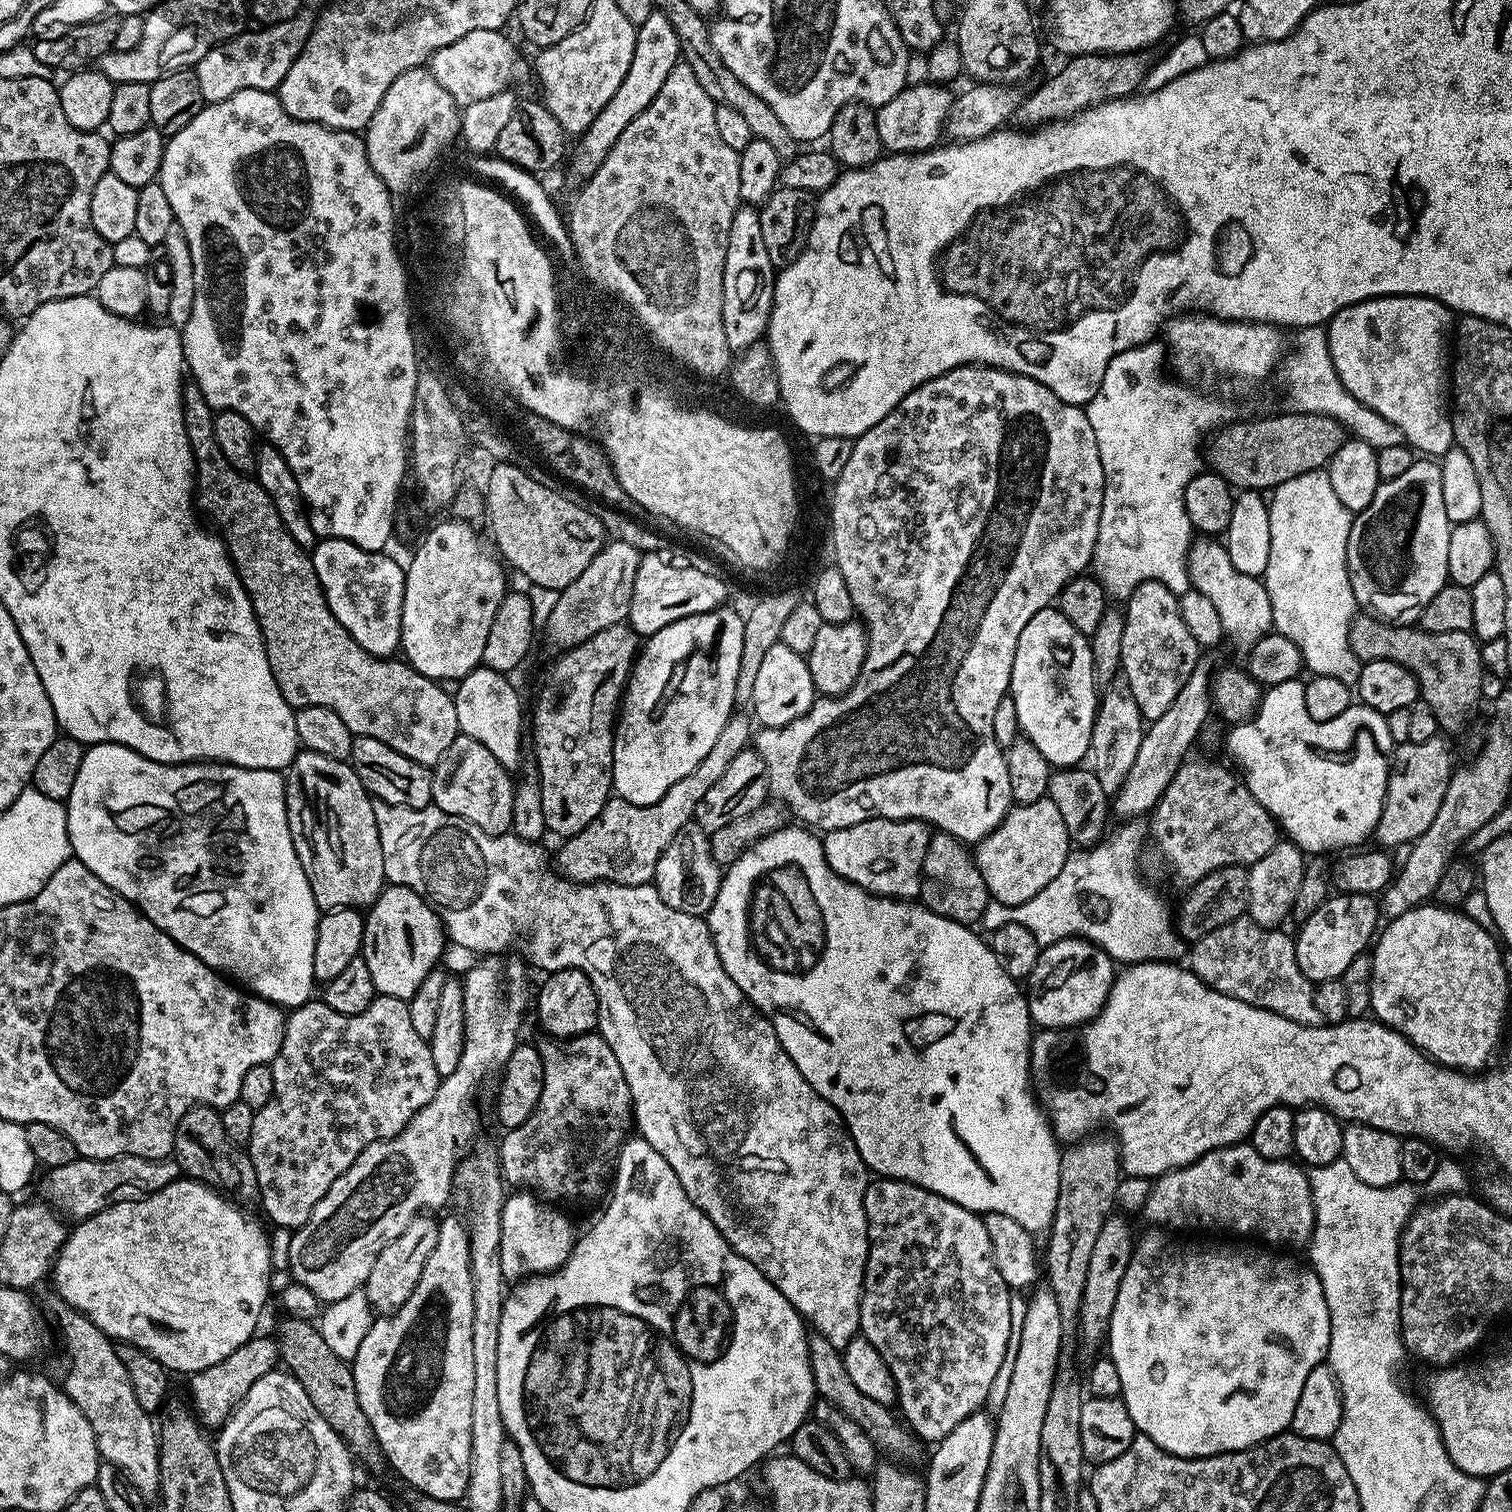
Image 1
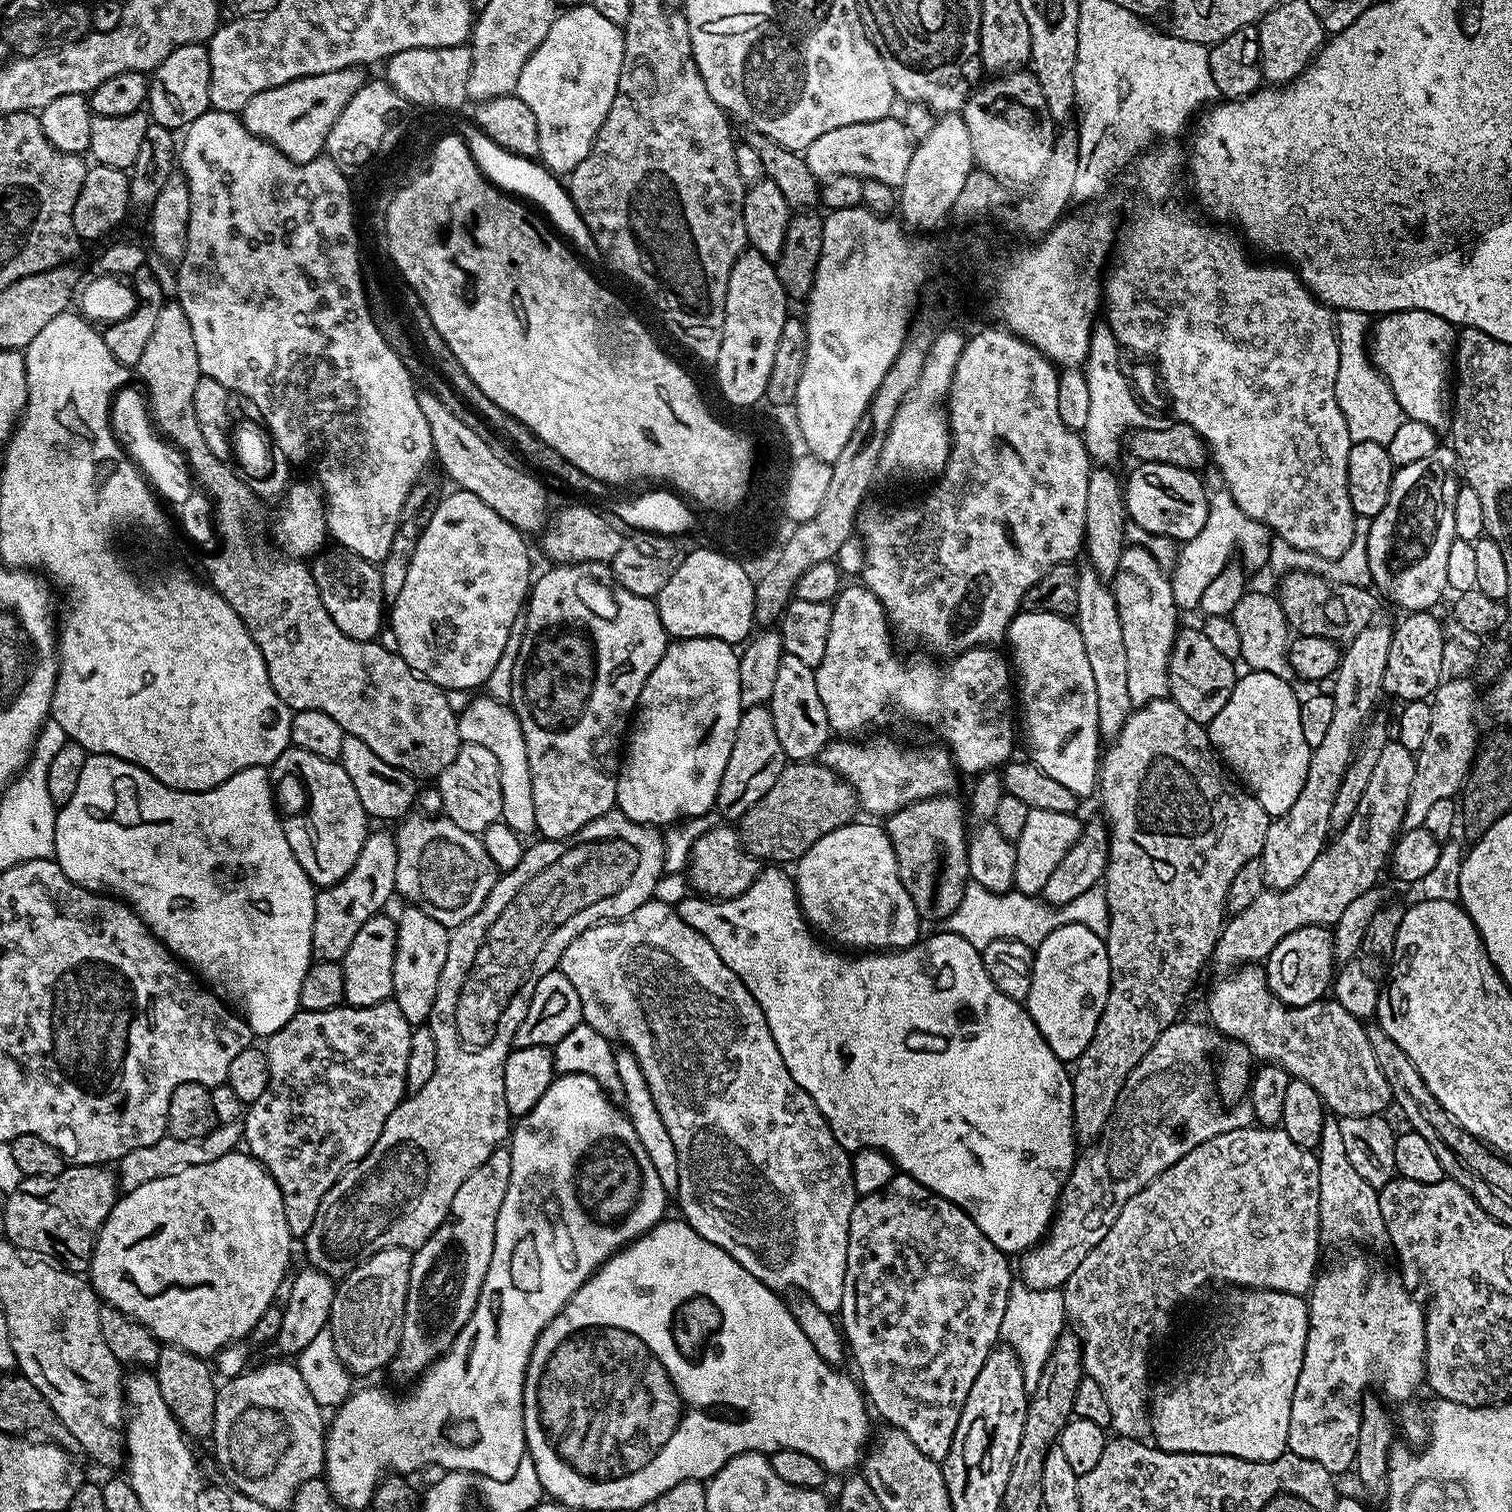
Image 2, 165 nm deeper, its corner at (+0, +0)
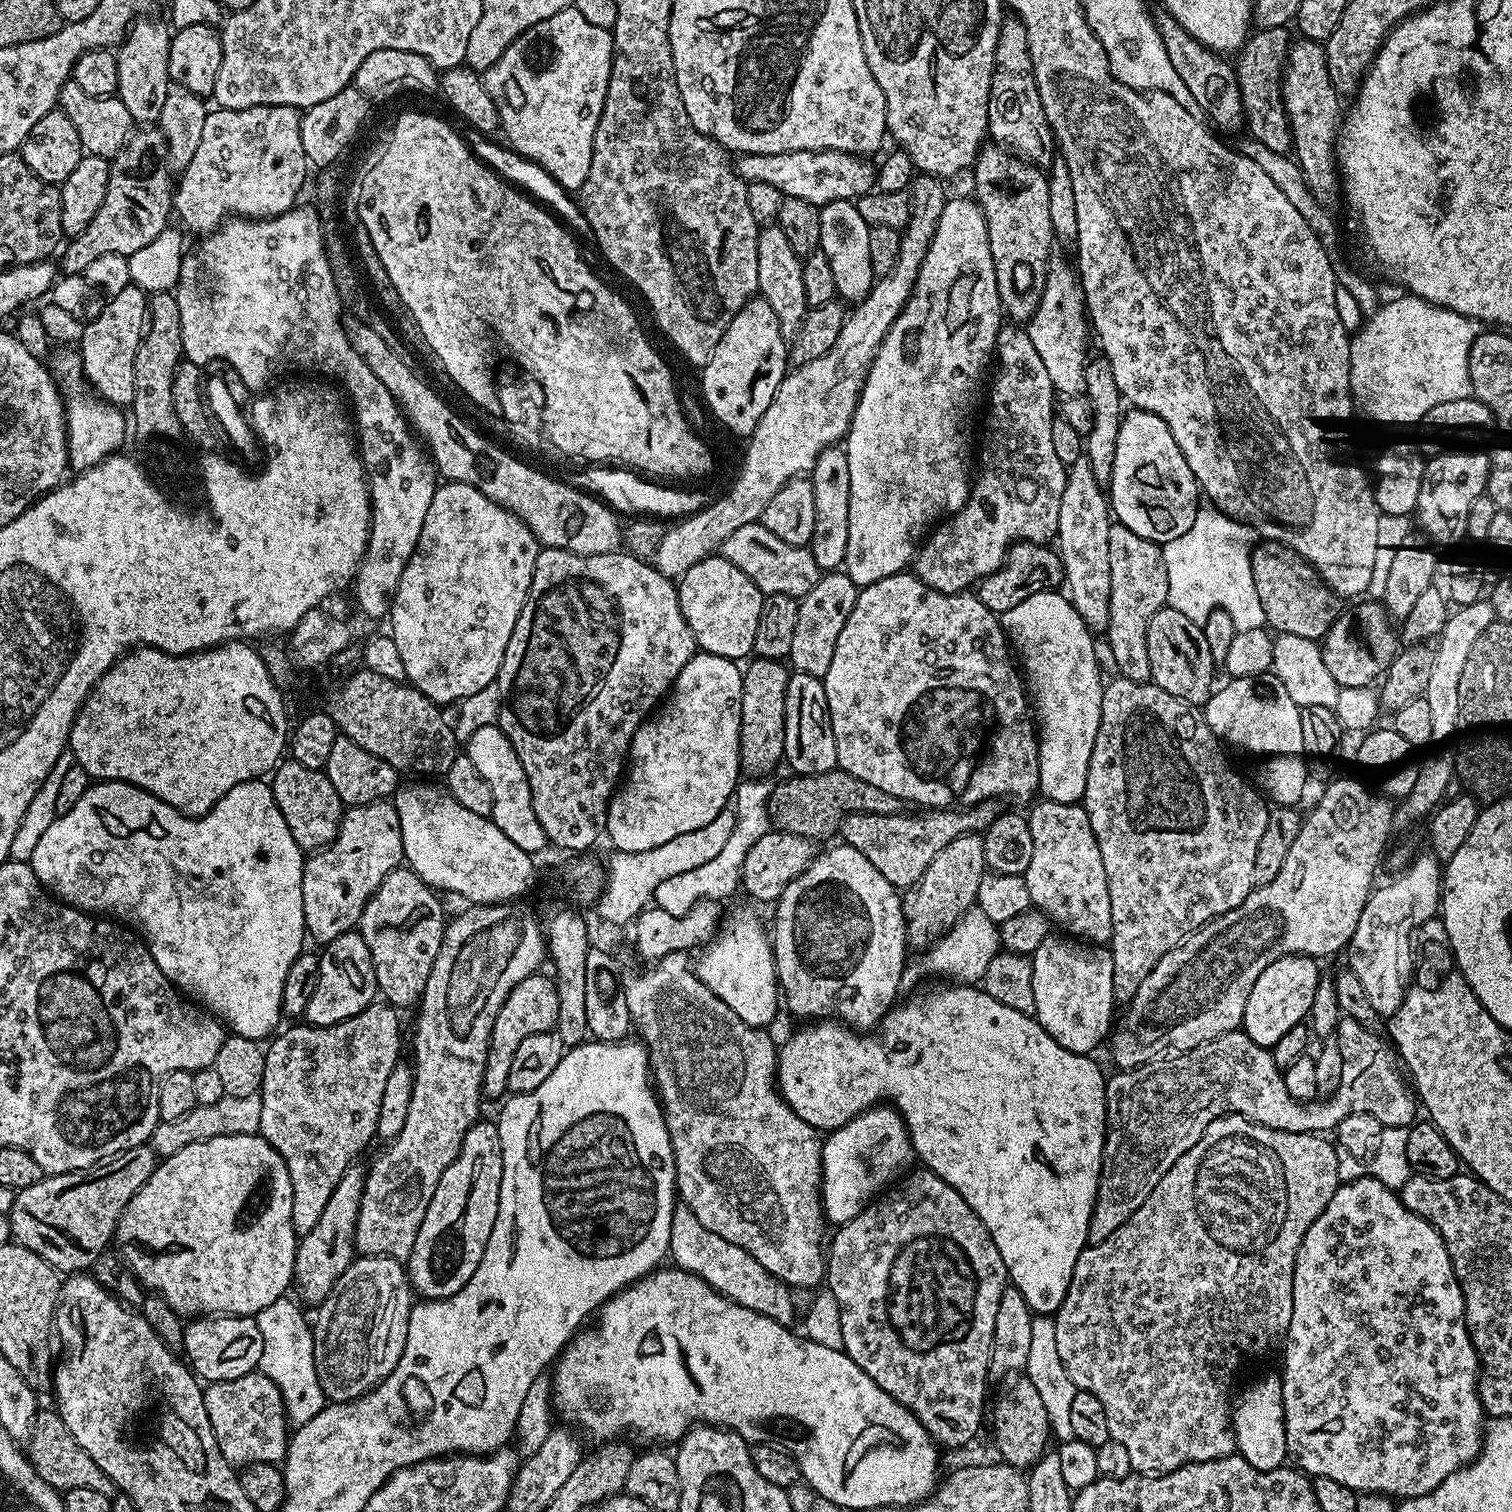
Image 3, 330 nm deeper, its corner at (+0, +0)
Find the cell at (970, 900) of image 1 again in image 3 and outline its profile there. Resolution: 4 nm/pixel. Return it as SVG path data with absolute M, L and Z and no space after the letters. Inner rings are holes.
M999 799L983 800L981 804L964 806L959 810L955 807L920 810L917 811L920 812L917 816L904 816L905 814L900 812L894 814L855 812L845 816L838 829L838 836L843 843L854 846L854 850L859 850L861 854L866 854L866 858L870 858L870 862L882 873L882 878L886 878L886 882L890 882L897 890L907 890L920 881L926 866L930 866L930 862L934 862L934 857L945 846L950 846L950 842L954 842L954 838L958 838L964 832L975 832L988 828L990 822L994 822L994 818L1000 816L1002 811L1002 805L1000 804Z

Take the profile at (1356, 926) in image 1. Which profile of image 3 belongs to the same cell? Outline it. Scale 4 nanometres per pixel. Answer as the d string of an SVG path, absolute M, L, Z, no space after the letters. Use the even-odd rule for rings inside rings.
M1283 956L1278 958L1278 962L1270 962L1270 966L1258 974L1258 982L1254 982L1250 998L1246 998L1242 1025L1242 1031L1258 1046L1271 1050L1278 1038L1286 1034L1286 1030L1308 1016L1314 1002L1314 990L1318 990L1318 982L1322 978L1322 972L1316 964L1319 963L1310 956Z

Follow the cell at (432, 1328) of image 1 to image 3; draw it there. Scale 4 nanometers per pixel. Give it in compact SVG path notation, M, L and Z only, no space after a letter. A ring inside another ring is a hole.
M481 1118L468 1127L460 1155L446 1166L442 1178L438 1178L438 1190L434 1190L418 1238L414 1238L414 1250L406 1262L406 1271L417 1297L445 1300L470 1282L474 1270L478 1270L478 1262L482 1262L486 1242L490 1242L490 1230L494 1230L501 1182L500 1126Z

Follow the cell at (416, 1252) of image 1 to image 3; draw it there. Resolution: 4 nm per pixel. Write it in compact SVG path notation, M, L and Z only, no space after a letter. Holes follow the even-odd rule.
M361 1255L338 1278L334 1290L315 1309L316 1324L311 1325L314 1342L314 1366L318 1370L318 1382L325 1397L334 1404L348 1404L371 1392L398 1366L402 1350L406 1346L408 1319L414 1303L414 1289L408 1279L405 1265L389 1256Z

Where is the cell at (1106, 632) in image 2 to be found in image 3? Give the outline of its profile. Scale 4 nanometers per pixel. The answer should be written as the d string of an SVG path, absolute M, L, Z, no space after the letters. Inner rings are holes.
M1081 454L1072 464L1067 465L1068 477L1066 490L1062 490L1062 506L1058 510L1058 551L1064 567L1064 584L1066 595L1078 610L1082 622L1091 628L1093 633L1100 634L1108 627L1110 618L1110 500L1105 489L1094 478L1094 470L1090 466L1087 455Z

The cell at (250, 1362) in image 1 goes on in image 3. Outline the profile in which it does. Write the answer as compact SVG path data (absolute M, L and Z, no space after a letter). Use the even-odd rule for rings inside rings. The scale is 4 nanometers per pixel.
M354 1162L342 1174L338 1186L334 1186L334 1194L330 1194L330 1202L326 1202L326 1210L322 1210L322 1218L318 1218L318 1226L310 1230L310 1234L299 1237L294 1258L292 1279L294 1288L300 1291L299 1299L305 1305L318 1306L334 1290L338 1278L346 1274L346 1270L357 1255L356 1219L364 1193L366 1179L365 1165Z

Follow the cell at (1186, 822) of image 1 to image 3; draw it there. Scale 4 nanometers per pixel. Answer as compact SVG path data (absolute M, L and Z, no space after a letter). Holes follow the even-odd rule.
M1117 675L1115 679L1112 681L1109 679L1104 685L1102 718L1098 726L1098 738L1094 738L1094 750L1090 754L1082 803L1090 818L1090 830L1094 830L1094 838L1102 854L1102 866L1106 866L1106 886L1110 890L1112 919L1110 951L1114 958L1114 994L1117 1001L1127 1002L1134 998L1134 994L1138 994L1138 986L1142 986L1146 974L1150 974L1150 970L1158 966L1164 955L1177 948L1186 937L1197 932L1203 924L1209 924L1214 918L1242 906L1244 899L1251 894L1254 887L1254 856L1258 854L1258 842L1262 838L1262 833L1266 831L1270 808L1269 805L1264 805L1265 797L1228 765L1221 741L1216 739L1216 735L1204 721L1203 715L1196 713L1195 716L1192 713L1195 712L1193 705L1174 698L1174 694L1166 694L1166 690L1162 690L1154 683L1134 682L1121 675Z

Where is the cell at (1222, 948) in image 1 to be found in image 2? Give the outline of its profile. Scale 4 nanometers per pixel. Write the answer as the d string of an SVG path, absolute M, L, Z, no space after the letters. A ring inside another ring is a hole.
M1256 964L1241 967L1227 976L1230 977L1222 979L1211 990L1208 998L1209 1023L1221 1035L1238 1039L1235 1041L1241 1042L1253 1059L1258 1058L1264 1064L1276 1064L1286 1070L1291 1079L1311 1084L1324 1100L1325 1107L1337 1117L1379 1115L1388 1104L1391 1105L1392 1091L1385 1075L1378 1069L1367 1029L1359 1017L1347 1013L1335 1000L1289 1008L1269 990L1267 971Z

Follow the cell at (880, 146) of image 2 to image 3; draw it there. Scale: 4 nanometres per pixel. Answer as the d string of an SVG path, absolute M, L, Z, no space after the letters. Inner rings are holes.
M745 152L743 154L737 155L734 160L734 167L736 173L740 175L741 180L747 182L748 184L753 184L754 182L766 182L766 186L774 186L774 190L784 193L785 196L790 198L802 198L802 202L810 202L811 204L817 206L823 206L829 204L830 202L838 202L839 200L851 200L855 201L857 198L873 191L874 185L876 183L877 165L875 163L871 164L871 159L865 158L860 154L849 154L846 152L783 152L782 154L750 154Z

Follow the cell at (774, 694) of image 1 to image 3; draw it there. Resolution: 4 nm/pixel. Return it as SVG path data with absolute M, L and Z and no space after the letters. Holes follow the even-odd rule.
M792 672L786 686L786 722L784 723L784 760L793 773L813 776L837 767L834 730L828 717L824 681L819 676Z

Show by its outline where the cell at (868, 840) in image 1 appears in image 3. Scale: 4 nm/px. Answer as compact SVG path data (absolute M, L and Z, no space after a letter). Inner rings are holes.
M840 842L837 848L832 848L829 852L821 851L810 862L810 866L786 890L782 890L779 900L775 901L776 917L770 924L770 943L772 946L772 956L776 960L776 983L782 993L782 1004L789 1008L796 1016L801 1016L804 1022L819 1022L825 1018L831 1018L837 1022L843 1022L853 1030L872 1030L879 1024L880 1019L888 1012L889 1008L897 1003L896 991L900 984L905 983L904 969L906 961L909 959L910 945L906 926L904 925L904 906L901 893L886 878L882 878L882 873L877 870L866 858L866 854L861 854L859 850L854 850L854 846Z

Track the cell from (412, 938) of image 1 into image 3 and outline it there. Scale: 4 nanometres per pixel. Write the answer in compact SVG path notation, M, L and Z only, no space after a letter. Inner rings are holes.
M353 930L334 938L334 942L323 945L319 953L318 982L314 986L314 998L310 998L303 1019L314 1026L330 1026L346 1018L354 1018L366 1006L377 999L378 989L374 962L370 958L370 946Z

